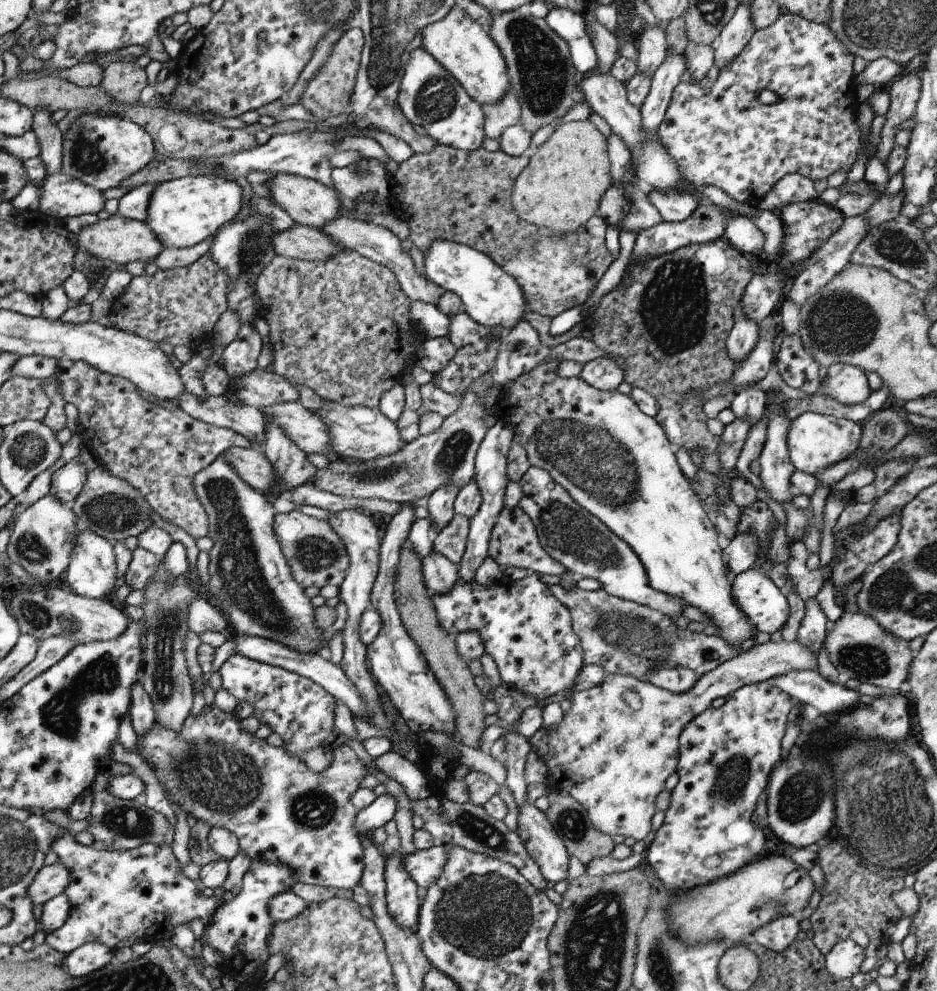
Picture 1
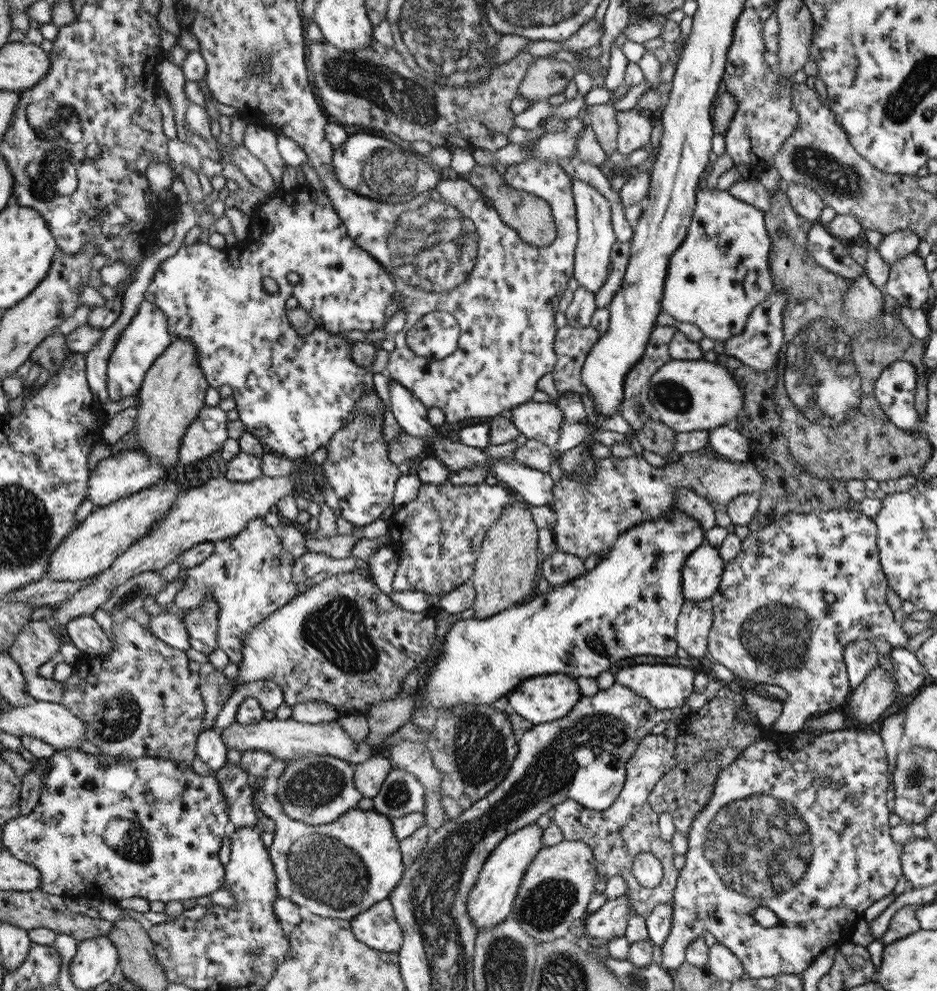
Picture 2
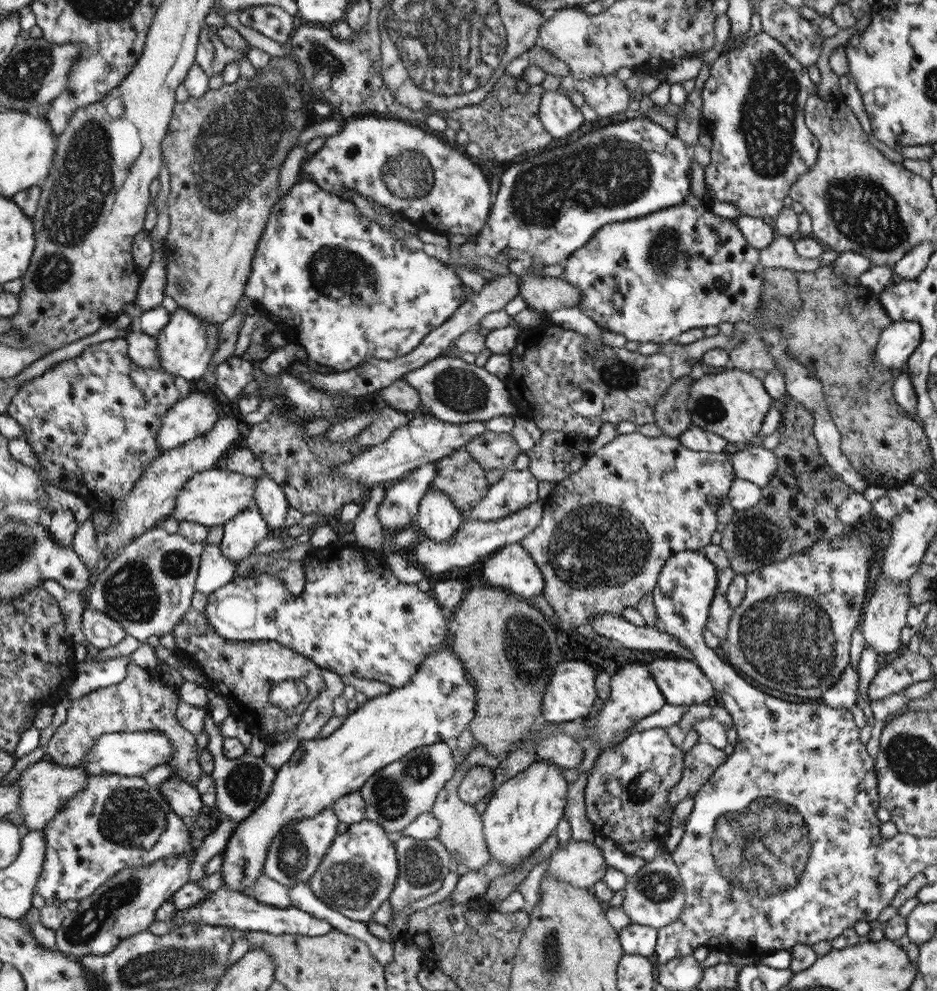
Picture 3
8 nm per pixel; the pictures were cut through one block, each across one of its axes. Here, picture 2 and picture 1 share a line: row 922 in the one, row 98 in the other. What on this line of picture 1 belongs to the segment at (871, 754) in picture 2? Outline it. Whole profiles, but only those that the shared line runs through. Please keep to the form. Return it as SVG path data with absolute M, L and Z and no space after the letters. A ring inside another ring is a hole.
M782 11L774 25L756 30L745 50L729 66L720 70L712 88L704 90L693 80L680 82L657 136L679 169L679 174L692 186L716 186L736 202L753 207L786 174L799 173L815 181L828 179L840 170L848 172L863 146L863 134L857 123L855 57L826 24ZM764 89L774 92L778 101L771 106L761 104L758 91Z

